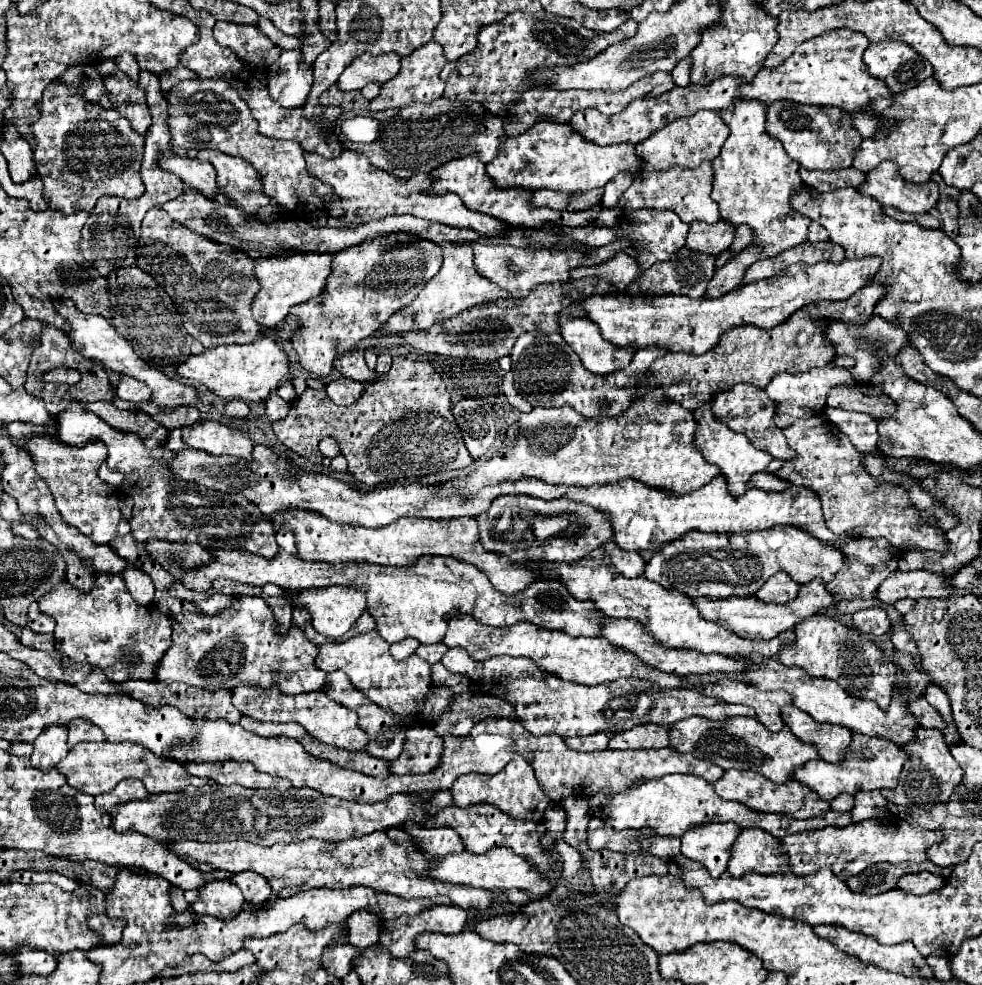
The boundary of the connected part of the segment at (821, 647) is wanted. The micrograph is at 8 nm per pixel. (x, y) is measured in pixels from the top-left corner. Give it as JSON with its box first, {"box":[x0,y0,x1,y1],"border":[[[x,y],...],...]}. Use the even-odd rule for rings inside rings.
{"box":[780,613,898,709],"border":[[[818,613],[818,617],[808,617],[806,621],[802,621],[802,625],[794,629],[794,633],[794,645],[786,645],[786,649],[782,649],[780,653],[780,661],[786,667],[800,667],[810,673],[810,677],[832,679],[852,697],[870,699],[876,701],[880,709],[888,709],[898,669],[882,661],[882,651],[860,631],[844,627],[840,621],[826,613]]]}

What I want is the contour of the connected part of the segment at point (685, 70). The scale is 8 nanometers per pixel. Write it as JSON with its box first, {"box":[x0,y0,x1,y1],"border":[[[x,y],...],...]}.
{"box":[672,57,692,85],"border":[[[690,57],[682,59],[682,61],[674,67],[674,71],[672,71],[672,79],[674,79],[676,85],[690,85],[690,67],[692,67]]]}

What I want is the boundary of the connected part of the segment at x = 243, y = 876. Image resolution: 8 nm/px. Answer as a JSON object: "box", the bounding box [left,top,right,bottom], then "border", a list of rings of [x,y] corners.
{"box":[230,871,274,903],"border":[[[254,871],[234,873],[230,877],[230,881],[240,887],[244,899],[250,901],[250,903],[262,903],[262,901],[266,901],[268,897],[274,895],[272,889],[270,889],[270,885],[268,885],[268,881],[262,875],[254,873]]]}

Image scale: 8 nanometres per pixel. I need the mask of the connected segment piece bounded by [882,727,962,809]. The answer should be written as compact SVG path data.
M920 727L916 731L916 739L902 745L902 751L910 757L900 773L898 785L894 789L882 789L882 795L904 807L918 807L918 809L930 809L936 803L946 803L950 799L950 793L954 787L962 781L962 769L950 755L948 745L944 743L944 737L938 729L924 729Z

